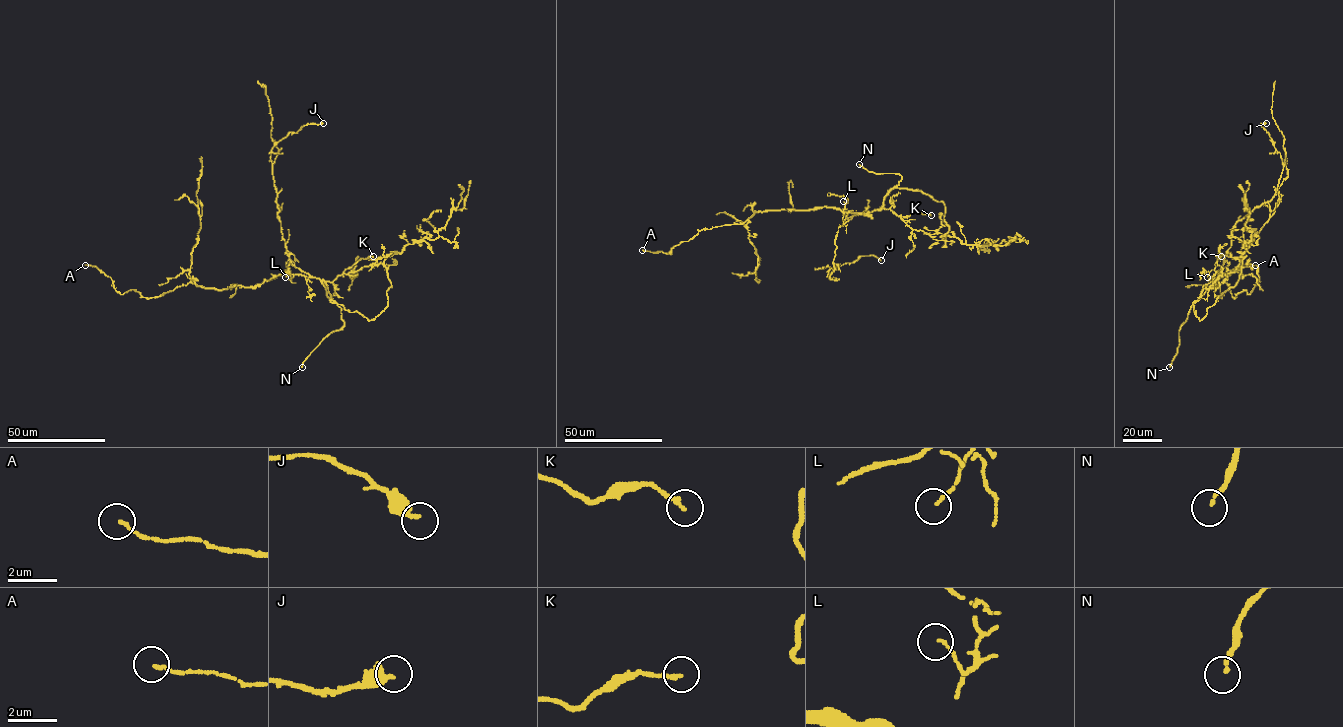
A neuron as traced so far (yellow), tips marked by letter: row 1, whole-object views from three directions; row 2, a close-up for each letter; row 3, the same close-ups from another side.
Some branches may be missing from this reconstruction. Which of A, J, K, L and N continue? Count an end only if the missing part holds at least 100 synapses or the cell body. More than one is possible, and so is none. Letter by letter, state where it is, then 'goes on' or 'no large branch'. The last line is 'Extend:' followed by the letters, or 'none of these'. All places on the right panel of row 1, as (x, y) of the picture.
A: (1255, 265) | no large branch
J: (1266, 123) | no large branch
K: (1221, 256) | no large branch
L: (1207, 277) | no large branch
N: (1169, 367) | goes on
Extend: N

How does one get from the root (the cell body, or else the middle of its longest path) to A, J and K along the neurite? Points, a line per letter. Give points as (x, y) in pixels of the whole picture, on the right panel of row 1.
A: (1218, 274), (1212, 280), (1215, 290), (1225, 282), (1234, 298), (1243, 290), (1249, 295), (1259, 278), (1255, 265)
J: (1218, 274), (1231, 244), (1234, 224), (1272, 199), (1280, 177), (1283, 164), (1261, 125), (1266, 123)
K: (1218, 274), (1214, 282), (1222, 273), (1217, 263), (1221, 256)

